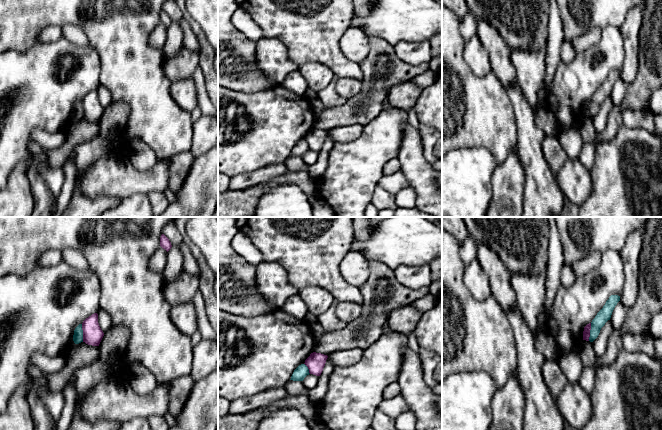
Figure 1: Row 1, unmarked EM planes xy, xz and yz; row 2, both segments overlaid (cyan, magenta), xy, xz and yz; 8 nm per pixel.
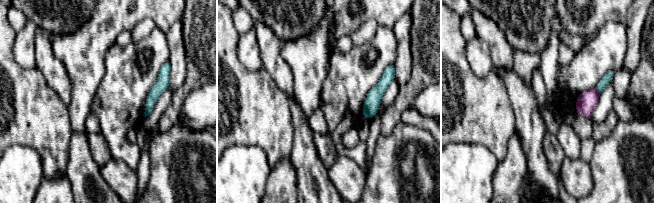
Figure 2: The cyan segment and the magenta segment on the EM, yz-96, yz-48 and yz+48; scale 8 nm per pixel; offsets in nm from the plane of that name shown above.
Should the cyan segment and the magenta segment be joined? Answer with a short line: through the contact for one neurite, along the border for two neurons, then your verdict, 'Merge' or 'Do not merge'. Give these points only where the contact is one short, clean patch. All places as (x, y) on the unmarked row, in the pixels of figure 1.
Line: xy (81, 100), (83, 117). Do not merge

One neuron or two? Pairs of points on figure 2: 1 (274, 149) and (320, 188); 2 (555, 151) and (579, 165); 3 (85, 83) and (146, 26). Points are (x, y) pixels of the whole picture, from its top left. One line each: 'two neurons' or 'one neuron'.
1: two neurons
2: two neurons
3: two neurons

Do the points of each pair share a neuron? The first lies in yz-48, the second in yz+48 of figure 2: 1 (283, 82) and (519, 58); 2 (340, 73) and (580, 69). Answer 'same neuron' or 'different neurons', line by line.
1: different neurons
2: same neuron

